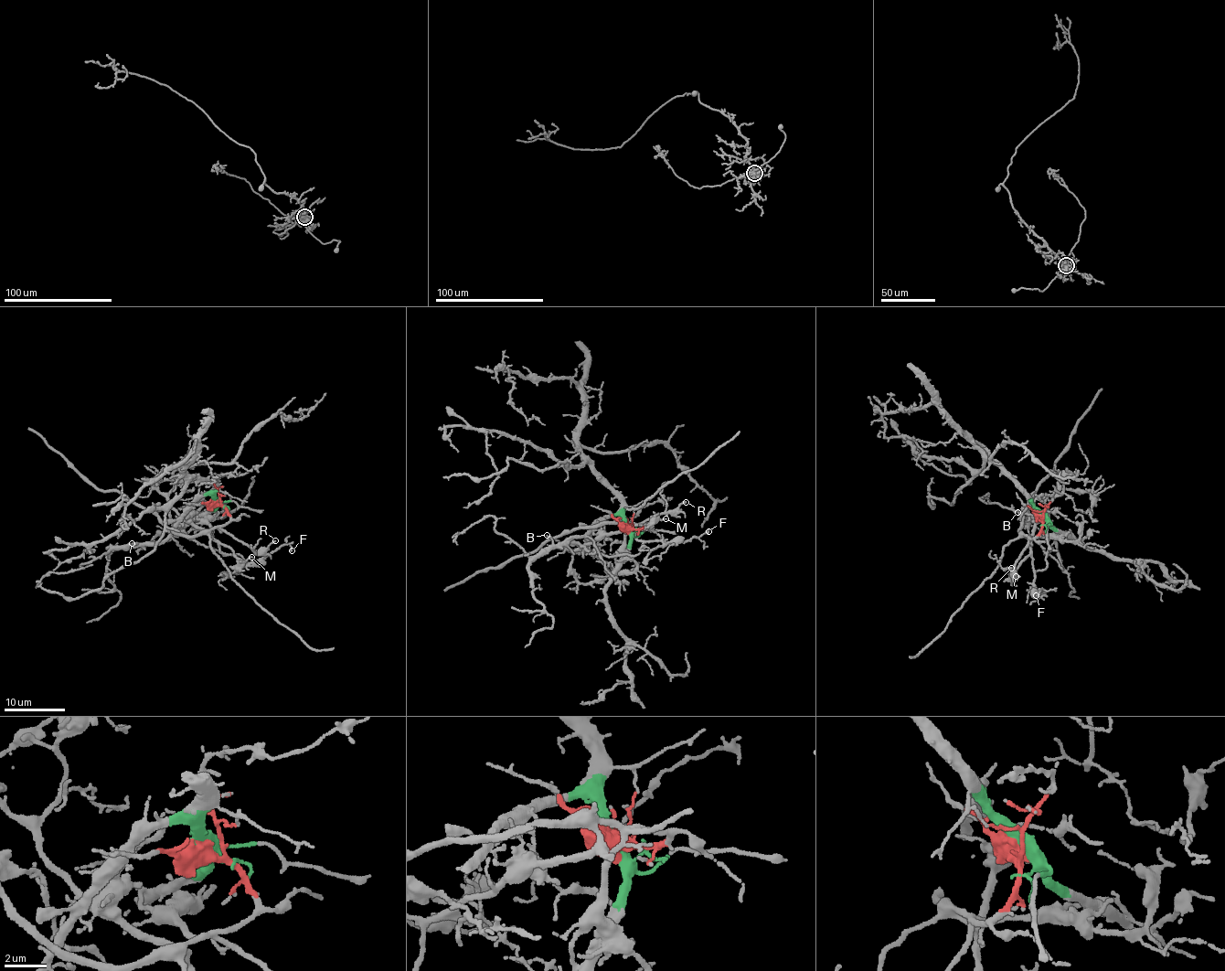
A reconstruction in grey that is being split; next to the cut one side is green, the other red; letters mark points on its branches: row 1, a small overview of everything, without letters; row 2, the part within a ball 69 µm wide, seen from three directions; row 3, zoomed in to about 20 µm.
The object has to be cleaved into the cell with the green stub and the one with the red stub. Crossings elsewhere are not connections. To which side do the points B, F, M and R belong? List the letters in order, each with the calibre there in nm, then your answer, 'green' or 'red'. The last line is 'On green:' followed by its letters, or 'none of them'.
B: calibre 130 nm; green
F: calibre 150 nm; red
M: calibre 80 nm; red
R: calibre 140 nm; red
On green: B

